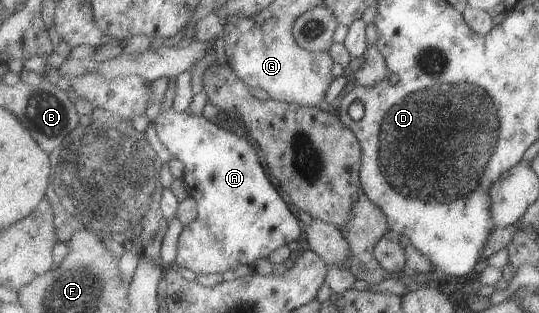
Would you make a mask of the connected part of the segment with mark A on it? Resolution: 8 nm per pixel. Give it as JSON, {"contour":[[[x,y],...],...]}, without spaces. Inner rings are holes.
{"contour":[[[175,108],[161,110],[154,122],[161,141],[170,151],[172,158],[184,163],[183,178],[189,186],[191,196],[197,198],[200,206],[199,220],[191,222],[181,237],[178,268],[192,269],[197,275],[225,274],[241,266],[253,266],[261,258],[269,258],[275,250],[305,237],[306,227],[297,218],[293,208],[287,204],[279,188],[273,184],[259,150],[250,136],[241,136],[221,128],[207,116],[192,114],[189,110],[177,112]]]}

